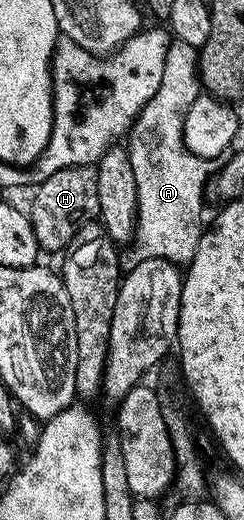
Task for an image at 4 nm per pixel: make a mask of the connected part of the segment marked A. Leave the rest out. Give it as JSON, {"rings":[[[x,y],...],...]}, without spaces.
{"rings":[[[171,39],[168,46],[168,58],[164,58],[164,78],[160,78],[160,90],[148,98],[144,110],[140,110],[134,125],[128,133],[128,151],[132,158],[132,170],[136,170],[136,192],[138,194],[138,225],[134,231],[132,249],[135,261],[148,258],[164,258],[179,266],[189,265],[196,254],[196,246],[204,231],[202,224],[202,195],[208,192],[208,181],[212,176],[209,159],[194,156],[185,146],[182,131],[185,116],[200,93],[198,79],[199,49],[188,46],[188,42]]]}

